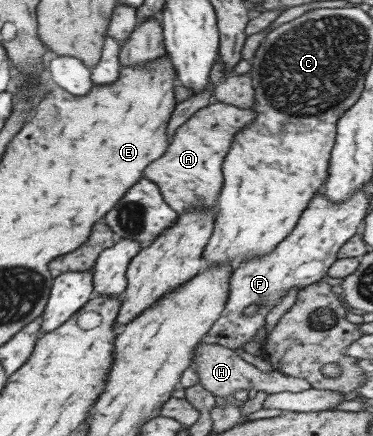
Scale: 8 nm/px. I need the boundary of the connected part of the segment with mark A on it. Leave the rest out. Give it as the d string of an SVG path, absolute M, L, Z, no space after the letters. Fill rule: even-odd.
M211 102L203 109L193 112L186 122L183 122L175 134L165 153L151 162L143 176L154 182L165 204L178 215L187 210L211 210L215 208L220 186L222 185L223 158L233 142L235 134L255 120L255 111L243 109L221 102Z

